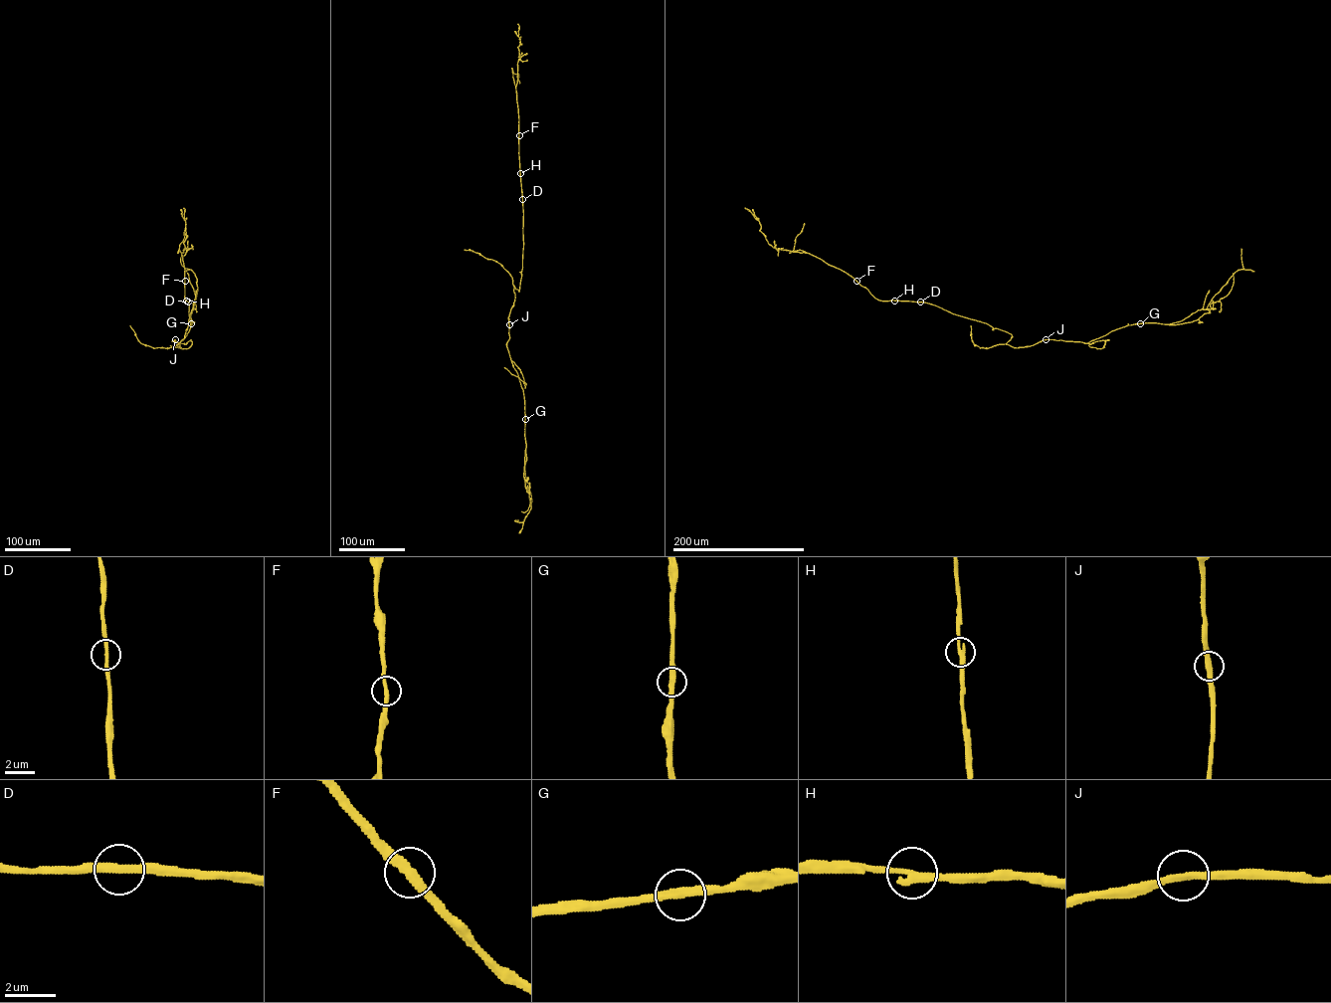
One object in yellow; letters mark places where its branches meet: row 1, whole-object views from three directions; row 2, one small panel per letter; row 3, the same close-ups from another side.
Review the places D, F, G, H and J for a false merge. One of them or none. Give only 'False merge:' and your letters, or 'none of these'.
False merge: none of these

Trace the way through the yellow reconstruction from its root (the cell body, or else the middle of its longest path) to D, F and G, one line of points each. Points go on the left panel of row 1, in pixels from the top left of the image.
D: (184, 337), (189, 317), (188, 301)
F: (184, 337), (189, 317), (185, 281)
G: (184, 337), (179, 343), (180, 347), (175, 339), (172, 341), (178, 343), (183, 339), (191, 323)

